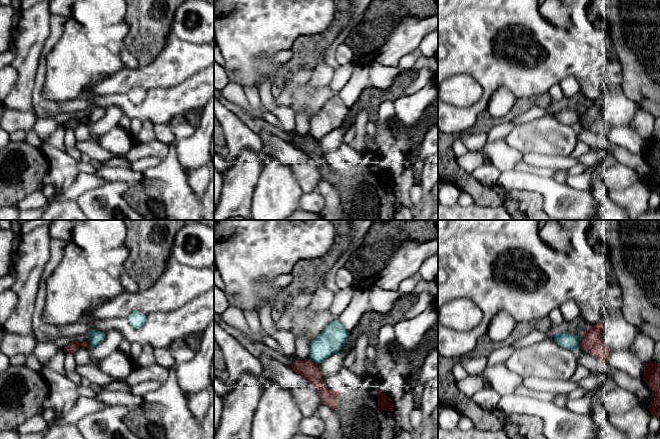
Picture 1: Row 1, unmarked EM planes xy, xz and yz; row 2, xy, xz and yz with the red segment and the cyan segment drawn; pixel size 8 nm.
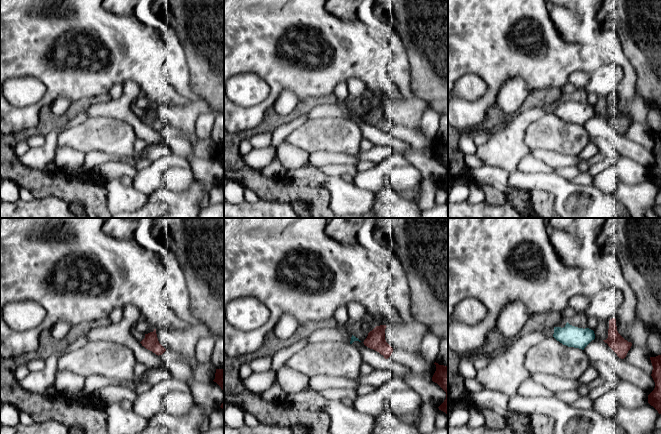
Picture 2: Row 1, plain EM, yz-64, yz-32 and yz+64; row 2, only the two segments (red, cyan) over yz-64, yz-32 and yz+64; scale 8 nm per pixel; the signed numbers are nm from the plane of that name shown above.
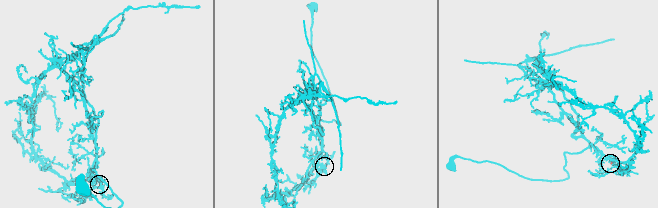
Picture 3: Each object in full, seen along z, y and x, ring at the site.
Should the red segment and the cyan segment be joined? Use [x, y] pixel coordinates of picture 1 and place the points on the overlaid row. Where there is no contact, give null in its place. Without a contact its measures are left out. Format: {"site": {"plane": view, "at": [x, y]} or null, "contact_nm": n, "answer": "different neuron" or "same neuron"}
{"site": {"plane": "yz", "at": [580, 341]}, "contact_nm": 130, "answer": "different neuron"}

